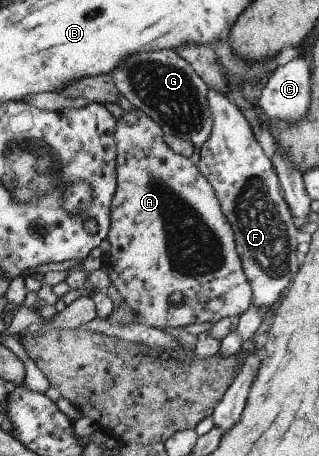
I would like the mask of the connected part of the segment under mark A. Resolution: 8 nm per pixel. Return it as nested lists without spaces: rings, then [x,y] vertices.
[[[138,109],[115,120],[115,193],[109,206],[110,249],[106,276],[118,290],[121,300],[134,310],[134,322],[157,329],[185,327],[234,318],[250,306],[252,293],[235,251],[230,224],[220,210],[210,183],[188,158],[175,154],[162,141],[163,132],[156,122]]]

